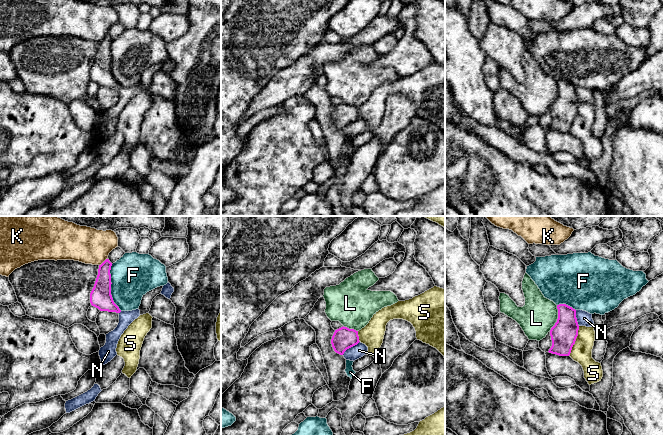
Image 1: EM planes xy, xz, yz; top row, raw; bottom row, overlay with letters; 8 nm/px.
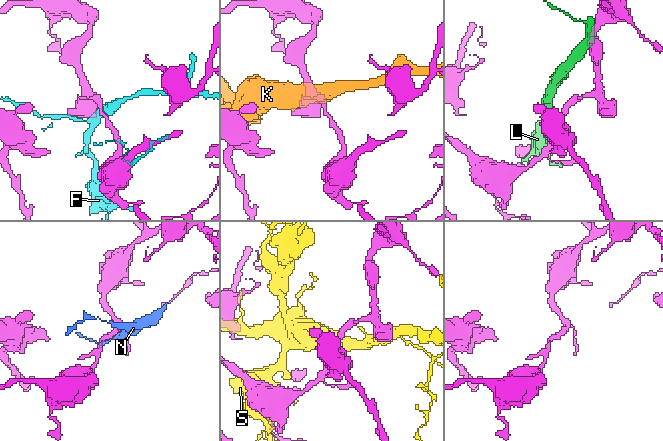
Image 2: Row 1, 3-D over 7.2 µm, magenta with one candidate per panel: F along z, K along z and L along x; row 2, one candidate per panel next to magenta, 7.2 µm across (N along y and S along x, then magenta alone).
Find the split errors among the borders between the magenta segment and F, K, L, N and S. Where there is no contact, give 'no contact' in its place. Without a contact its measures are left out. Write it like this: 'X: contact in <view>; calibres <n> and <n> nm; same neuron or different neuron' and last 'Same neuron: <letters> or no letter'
F: contact in xy; calibres 180 and 360 nm; different neuron
K: contact in xy; calibres 160 and 300 nm; different neuron
L: contact in yz; calibres 220 and 280 nm; different neuron
N: contact in xz; calibres 180 and 110 nm; different neuron
S: contact in yz; calibres 220 and 170 nm; different neuron
Same neuron: no letter

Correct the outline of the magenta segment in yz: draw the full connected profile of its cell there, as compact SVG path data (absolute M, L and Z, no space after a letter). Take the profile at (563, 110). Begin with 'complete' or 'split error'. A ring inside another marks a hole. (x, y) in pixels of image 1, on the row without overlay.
complete | M566 80L557 81L558 95L550 106L552 122L549 129L569 132L578 112L576 86Z

